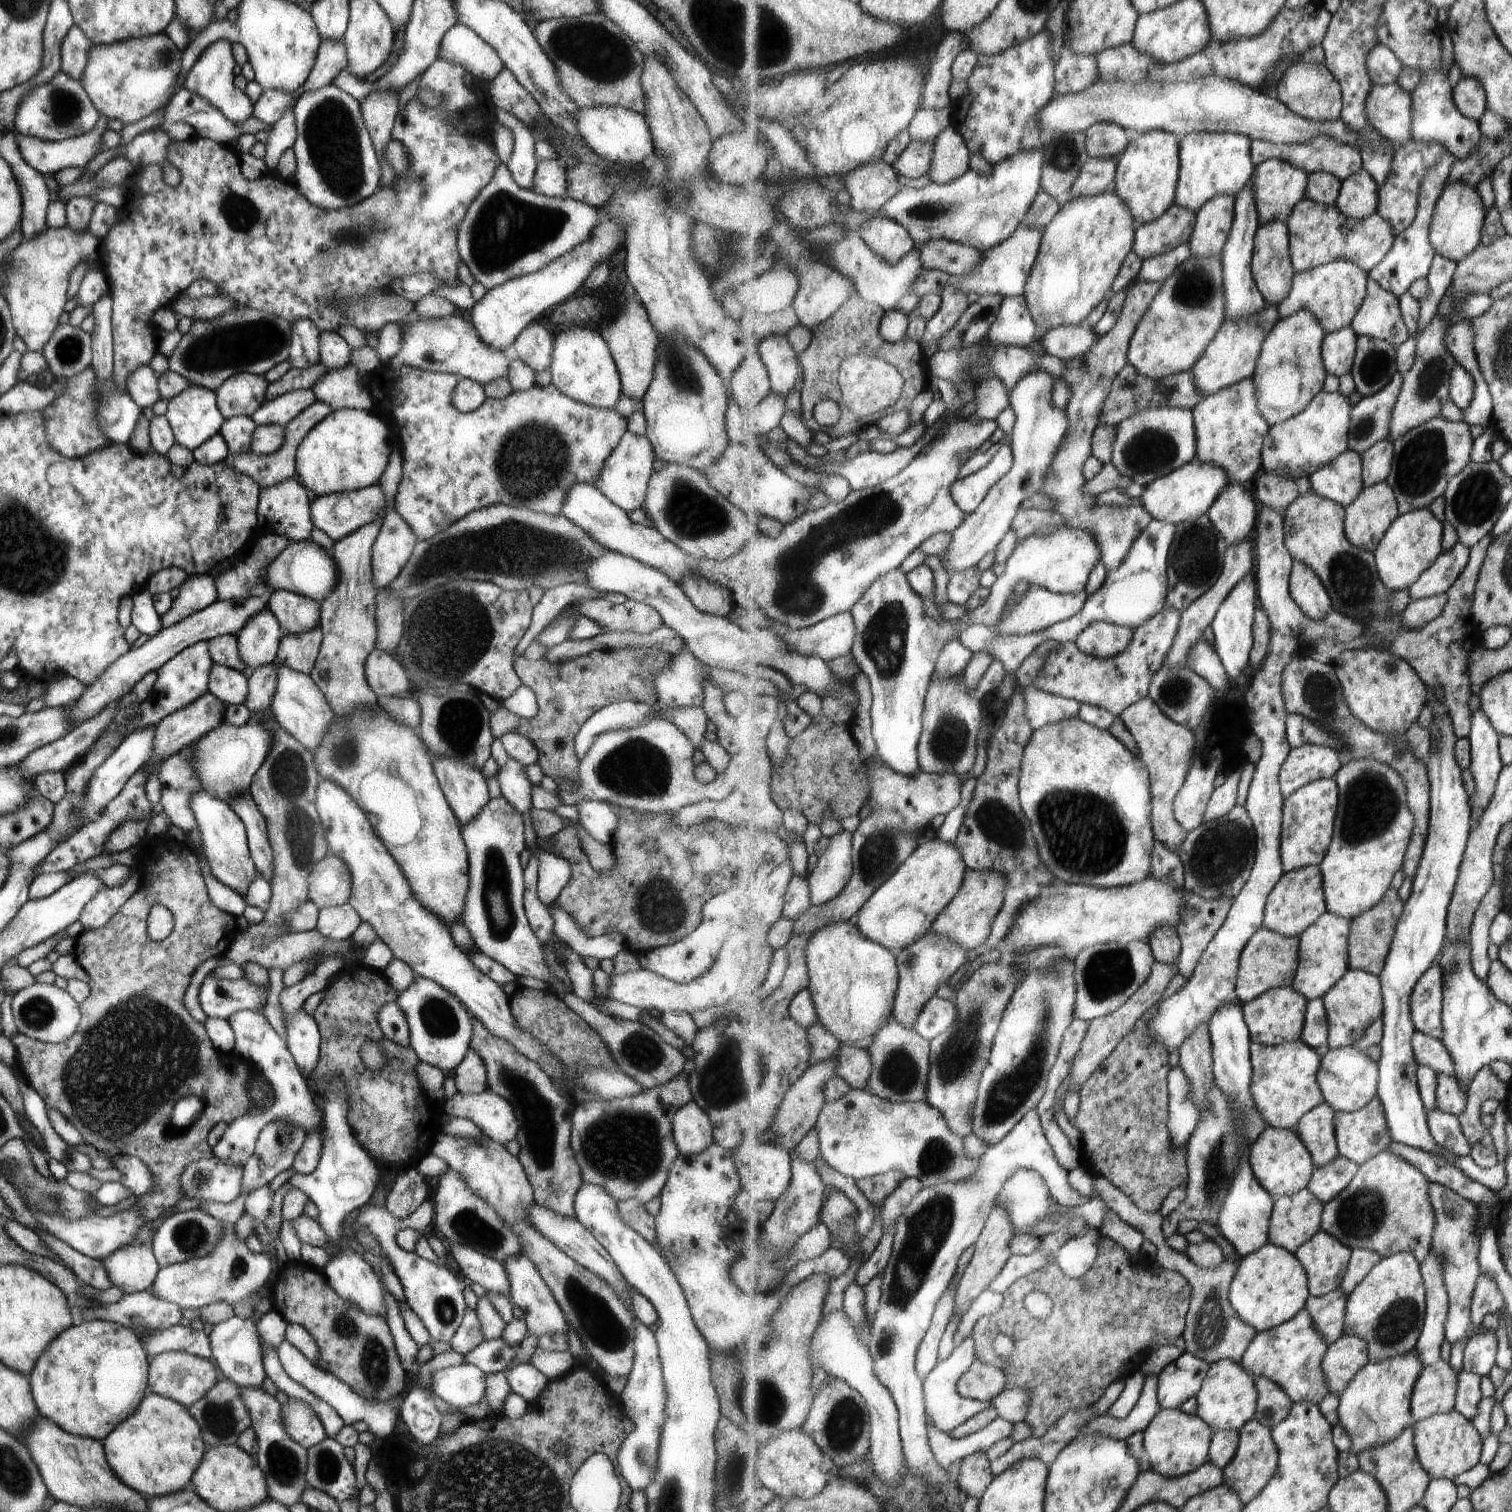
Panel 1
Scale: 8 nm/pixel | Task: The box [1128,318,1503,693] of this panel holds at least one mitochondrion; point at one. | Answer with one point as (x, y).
(1353, 582)

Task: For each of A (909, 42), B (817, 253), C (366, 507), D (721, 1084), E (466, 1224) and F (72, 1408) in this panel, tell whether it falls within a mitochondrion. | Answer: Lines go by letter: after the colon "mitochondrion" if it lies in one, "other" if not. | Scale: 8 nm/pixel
A: other
B: other
C: mitochondrion
D: mitochondrion
E: mitochondrion
F: other

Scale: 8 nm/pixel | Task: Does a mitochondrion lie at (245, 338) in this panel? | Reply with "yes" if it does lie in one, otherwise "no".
yes

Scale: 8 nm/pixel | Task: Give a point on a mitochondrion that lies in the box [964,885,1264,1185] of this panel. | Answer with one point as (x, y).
(1006, 1095)

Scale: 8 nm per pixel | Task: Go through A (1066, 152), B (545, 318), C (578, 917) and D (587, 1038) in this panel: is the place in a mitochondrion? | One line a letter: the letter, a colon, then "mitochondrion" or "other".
A: mitochondrion
B: other
C: other
D: other

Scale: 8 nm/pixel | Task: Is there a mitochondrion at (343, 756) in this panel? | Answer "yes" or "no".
yes

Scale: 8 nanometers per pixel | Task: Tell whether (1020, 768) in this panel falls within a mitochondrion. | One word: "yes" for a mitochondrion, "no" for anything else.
no

